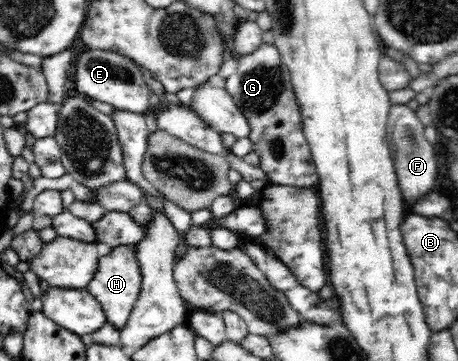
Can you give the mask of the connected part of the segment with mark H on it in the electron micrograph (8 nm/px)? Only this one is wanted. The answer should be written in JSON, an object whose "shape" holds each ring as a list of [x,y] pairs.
{"shape":[[[119,244],[112,247],[108,254],[101,256],[98,270],[87,289],[100,301],[102,309],[106,311],[108,324],[124,328],[142,290],[142,271],[140,271],[140,261],[136,257],[136,245]]]}

